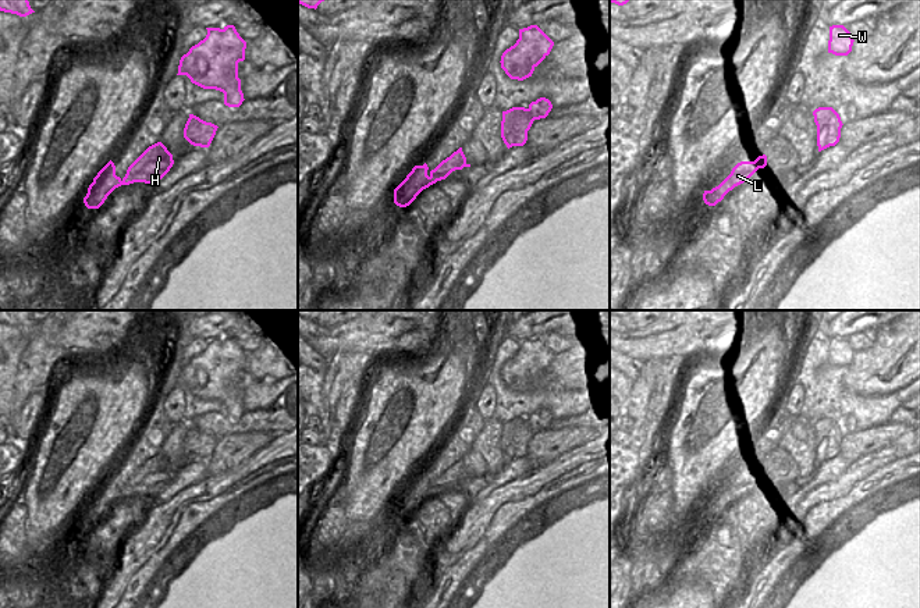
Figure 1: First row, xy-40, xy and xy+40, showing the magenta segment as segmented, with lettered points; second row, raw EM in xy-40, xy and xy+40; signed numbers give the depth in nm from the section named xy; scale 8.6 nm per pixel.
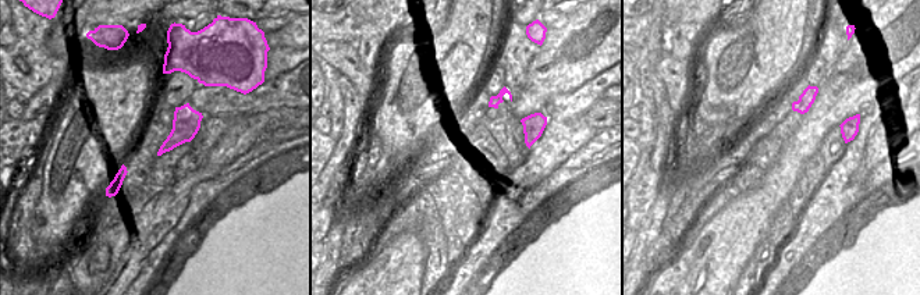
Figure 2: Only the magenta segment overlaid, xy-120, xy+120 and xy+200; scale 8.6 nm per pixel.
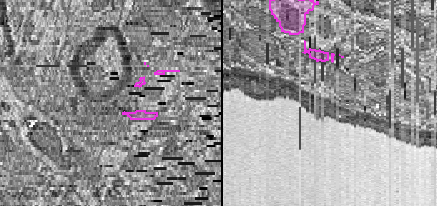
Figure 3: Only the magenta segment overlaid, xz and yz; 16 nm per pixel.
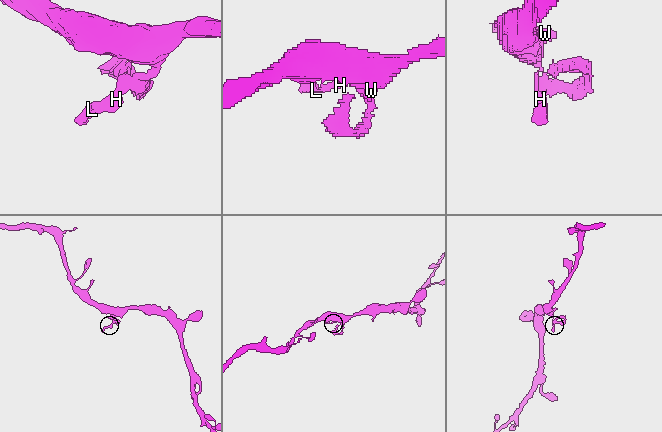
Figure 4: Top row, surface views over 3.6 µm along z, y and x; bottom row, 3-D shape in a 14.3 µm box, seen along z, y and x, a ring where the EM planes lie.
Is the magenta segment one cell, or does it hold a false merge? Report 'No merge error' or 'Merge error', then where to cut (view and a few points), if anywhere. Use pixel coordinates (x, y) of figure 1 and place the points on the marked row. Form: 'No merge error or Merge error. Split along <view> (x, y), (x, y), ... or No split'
Merge error. Split along xy (528, 109), (535, 118).

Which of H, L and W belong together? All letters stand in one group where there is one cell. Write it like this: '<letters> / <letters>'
H L / W

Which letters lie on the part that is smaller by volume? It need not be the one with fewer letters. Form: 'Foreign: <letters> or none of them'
Foreign: H, L

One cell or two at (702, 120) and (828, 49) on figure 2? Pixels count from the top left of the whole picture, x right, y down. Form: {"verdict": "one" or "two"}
{"verdict": "two"}

